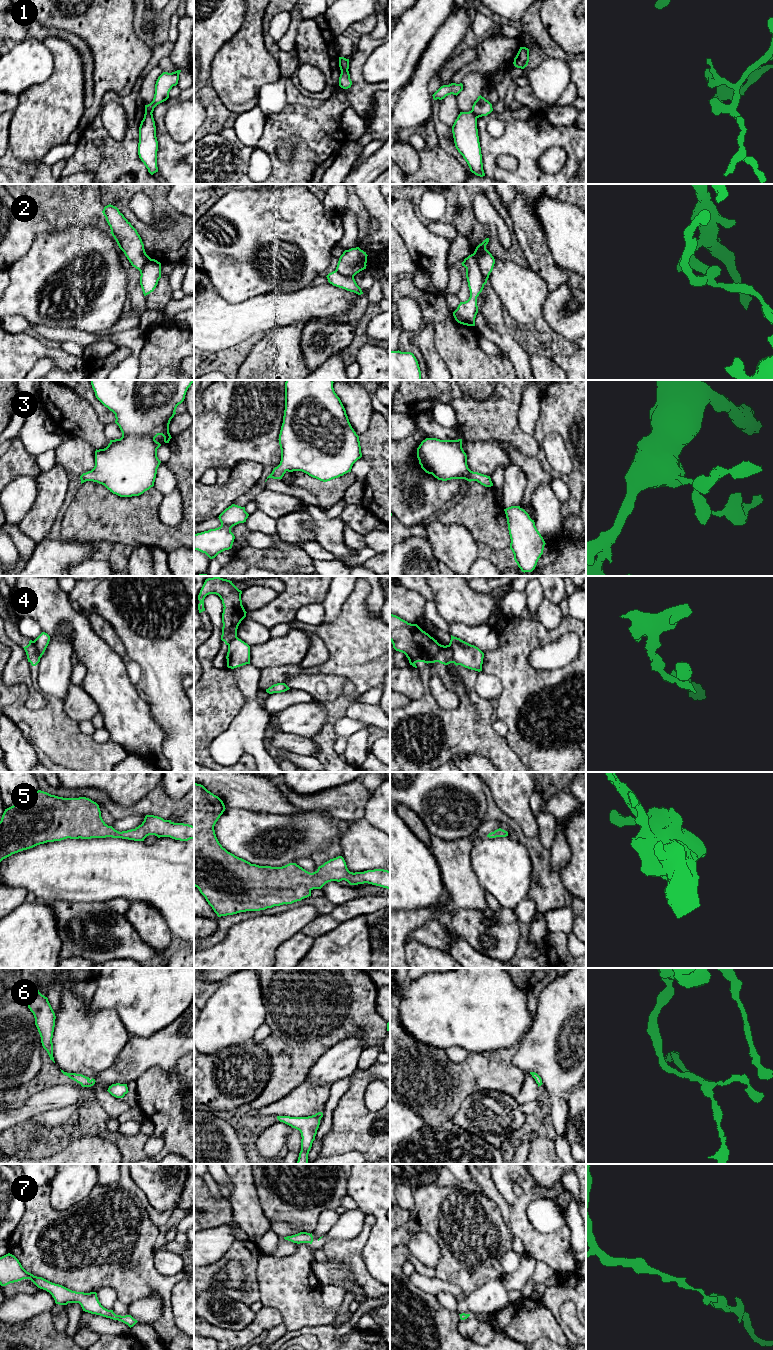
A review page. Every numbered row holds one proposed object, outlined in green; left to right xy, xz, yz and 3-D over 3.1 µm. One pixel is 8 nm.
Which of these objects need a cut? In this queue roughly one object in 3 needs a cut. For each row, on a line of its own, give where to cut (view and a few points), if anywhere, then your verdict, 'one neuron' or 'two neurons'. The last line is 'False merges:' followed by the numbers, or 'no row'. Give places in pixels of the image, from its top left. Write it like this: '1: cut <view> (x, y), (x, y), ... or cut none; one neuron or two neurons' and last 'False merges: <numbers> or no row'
1: cut yz (471, 110), (477, 117); two neurons
2: cut yz (473, 253), (481, 274), (486, 280); two neurons
3: cut none; one neuron
4: cut yz (449, 644), (452, 650), (452, 657), (458, 664); two neurons
5: cut none; one neuron
6: cut none; one neuron
7: cut none; one neuron
False merges: 1, 2, 4

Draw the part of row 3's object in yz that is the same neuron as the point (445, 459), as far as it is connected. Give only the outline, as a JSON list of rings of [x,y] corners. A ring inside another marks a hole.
[[[426,438],[417,448],[417,458],[421,468],[438,480],[465,479],[469,482],[477,481],[485,487],[493,486],[490,476],[468,468],[462,439]]]

